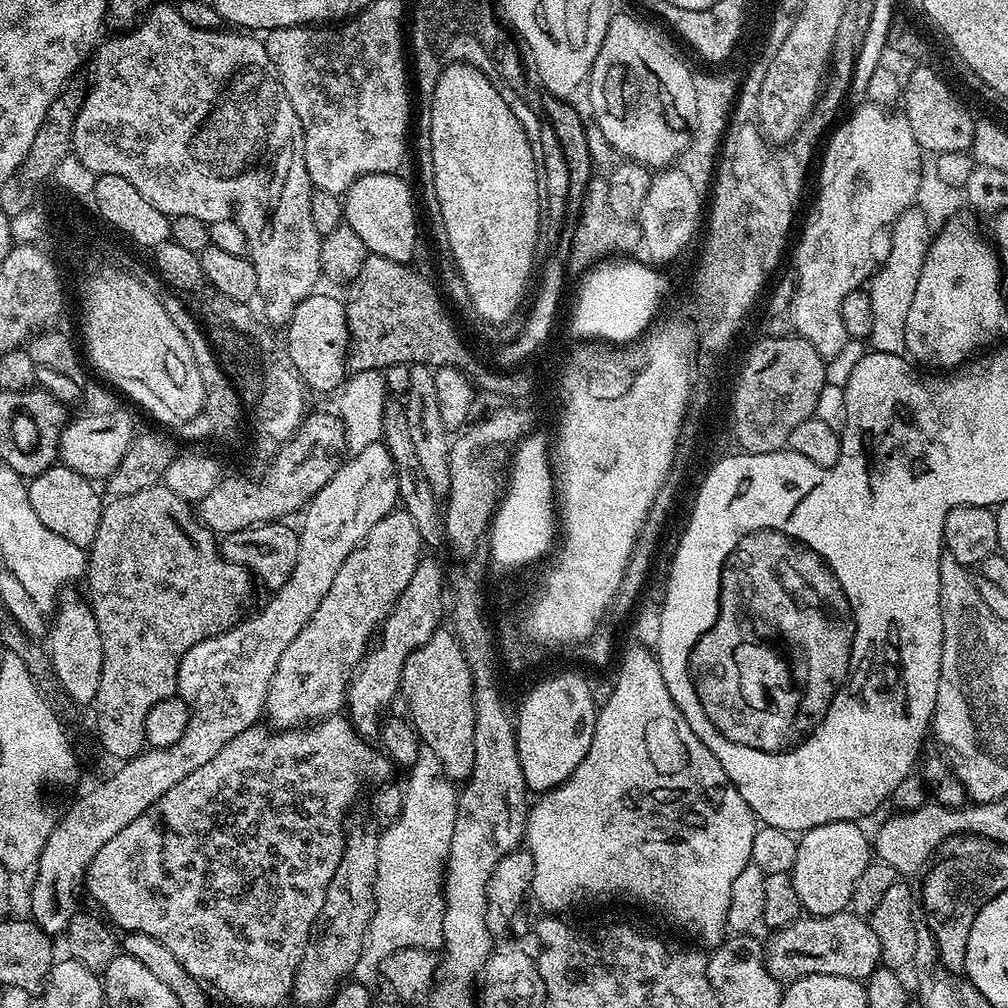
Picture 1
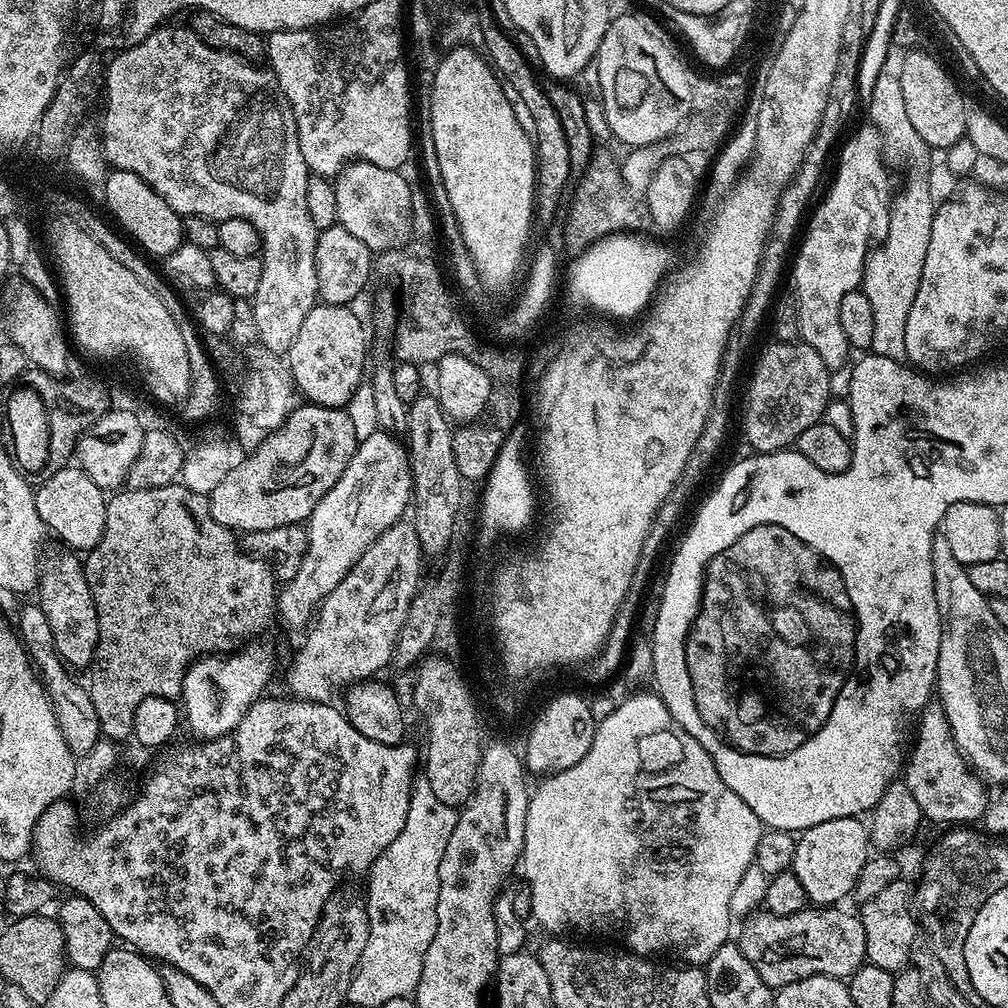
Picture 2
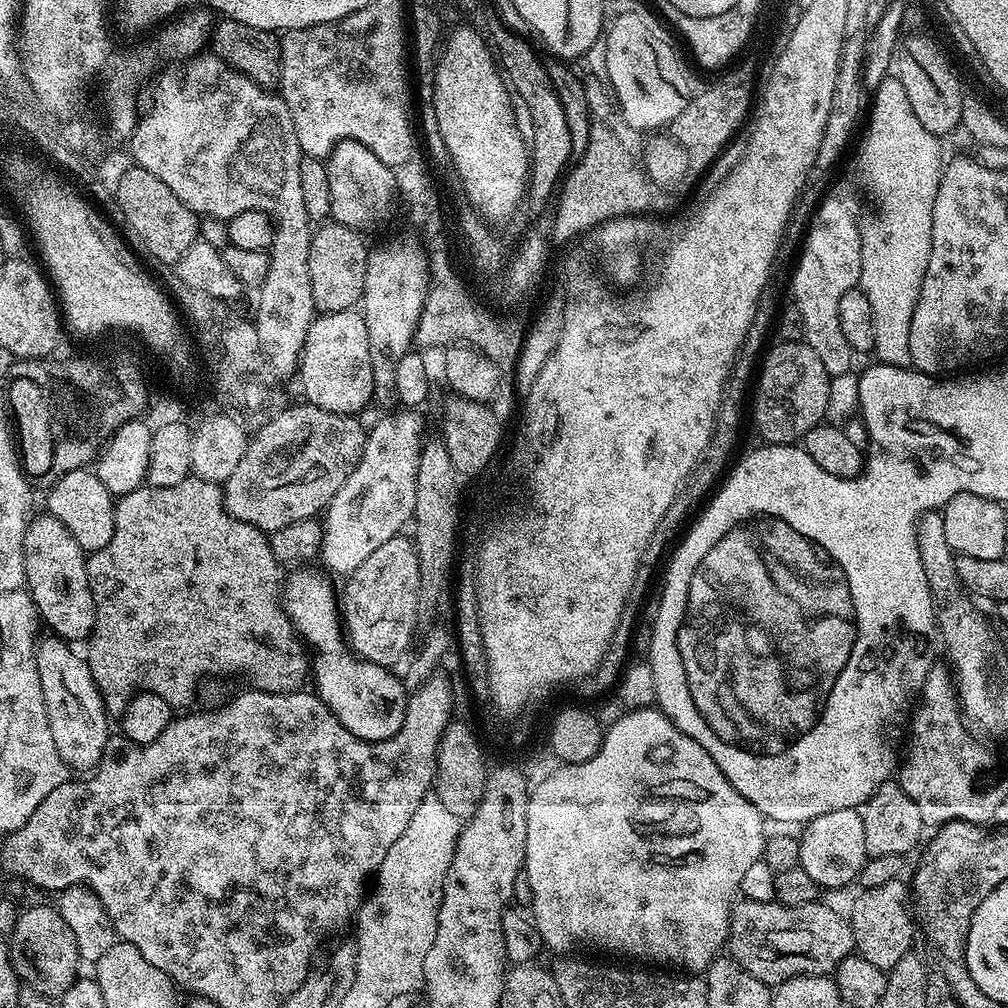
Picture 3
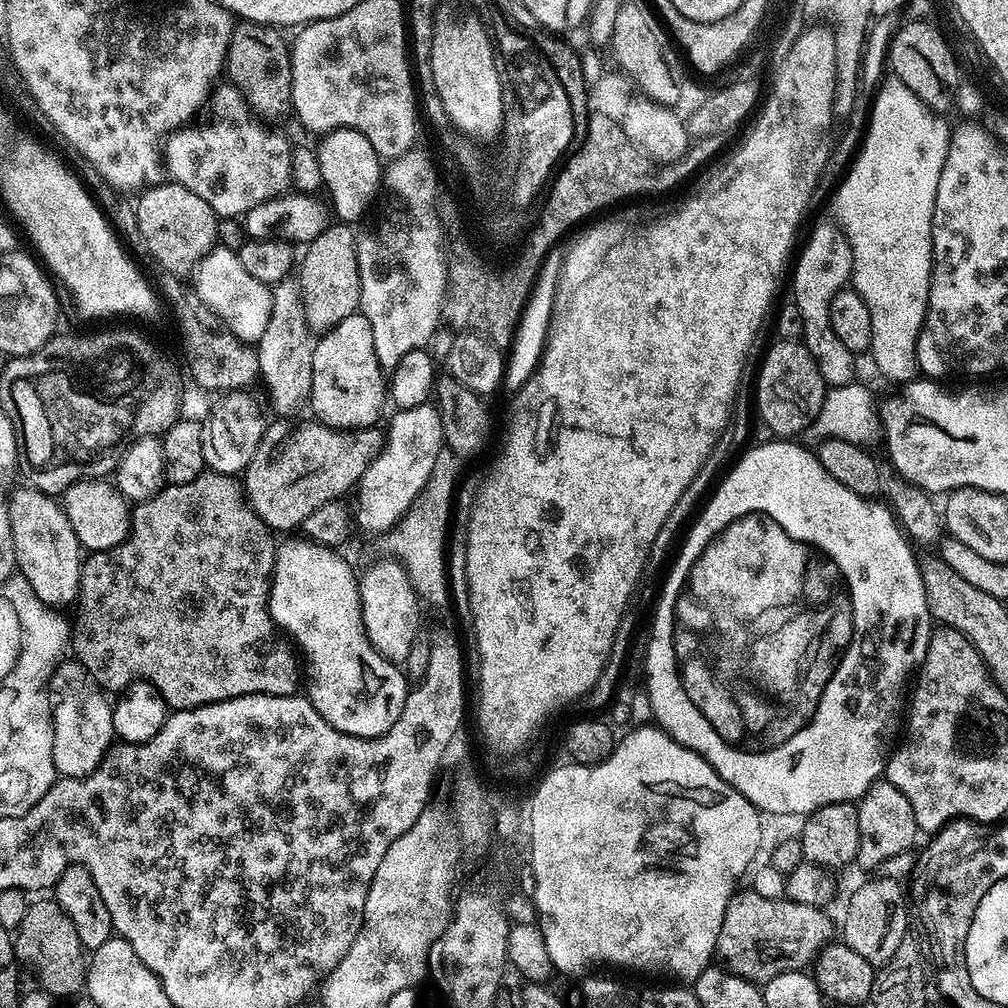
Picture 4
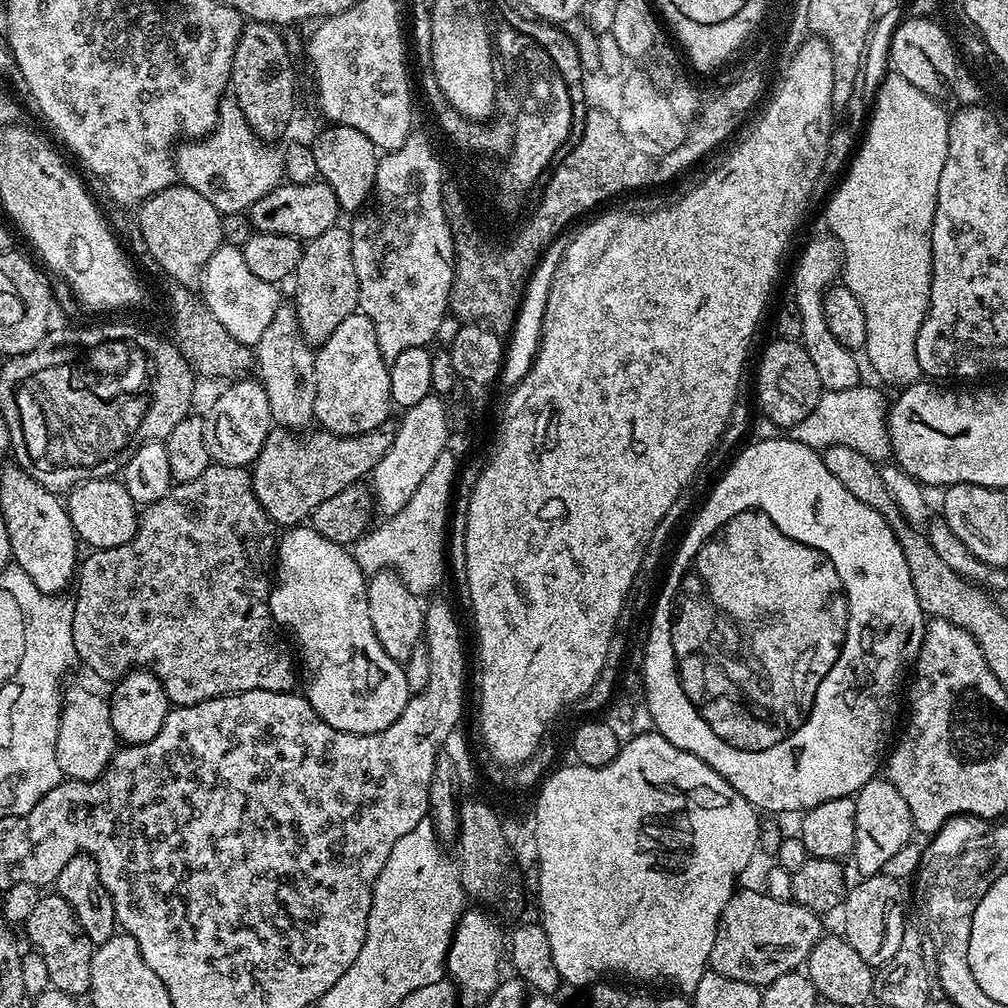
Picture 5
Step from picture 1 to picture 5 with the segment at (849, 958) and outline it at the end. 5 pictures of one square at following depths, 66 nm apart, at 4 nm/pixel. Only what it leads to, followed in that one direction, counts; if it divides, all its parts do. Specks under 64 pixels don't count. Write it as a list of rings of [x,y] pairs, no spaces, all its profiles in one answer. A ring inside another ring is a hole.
[[[743,888],[732,893],[722,910],[714,938],[714,950],[710,950],[708,962],[711,971],[722,974],[726,978],[763,986],[774,982],[774,978],[782,974],[797,971],[807,961],[810,950],[820,941],[822,935],[821,917],[795,902],[770,898],[763,890],[755,892],[752,888]]]

